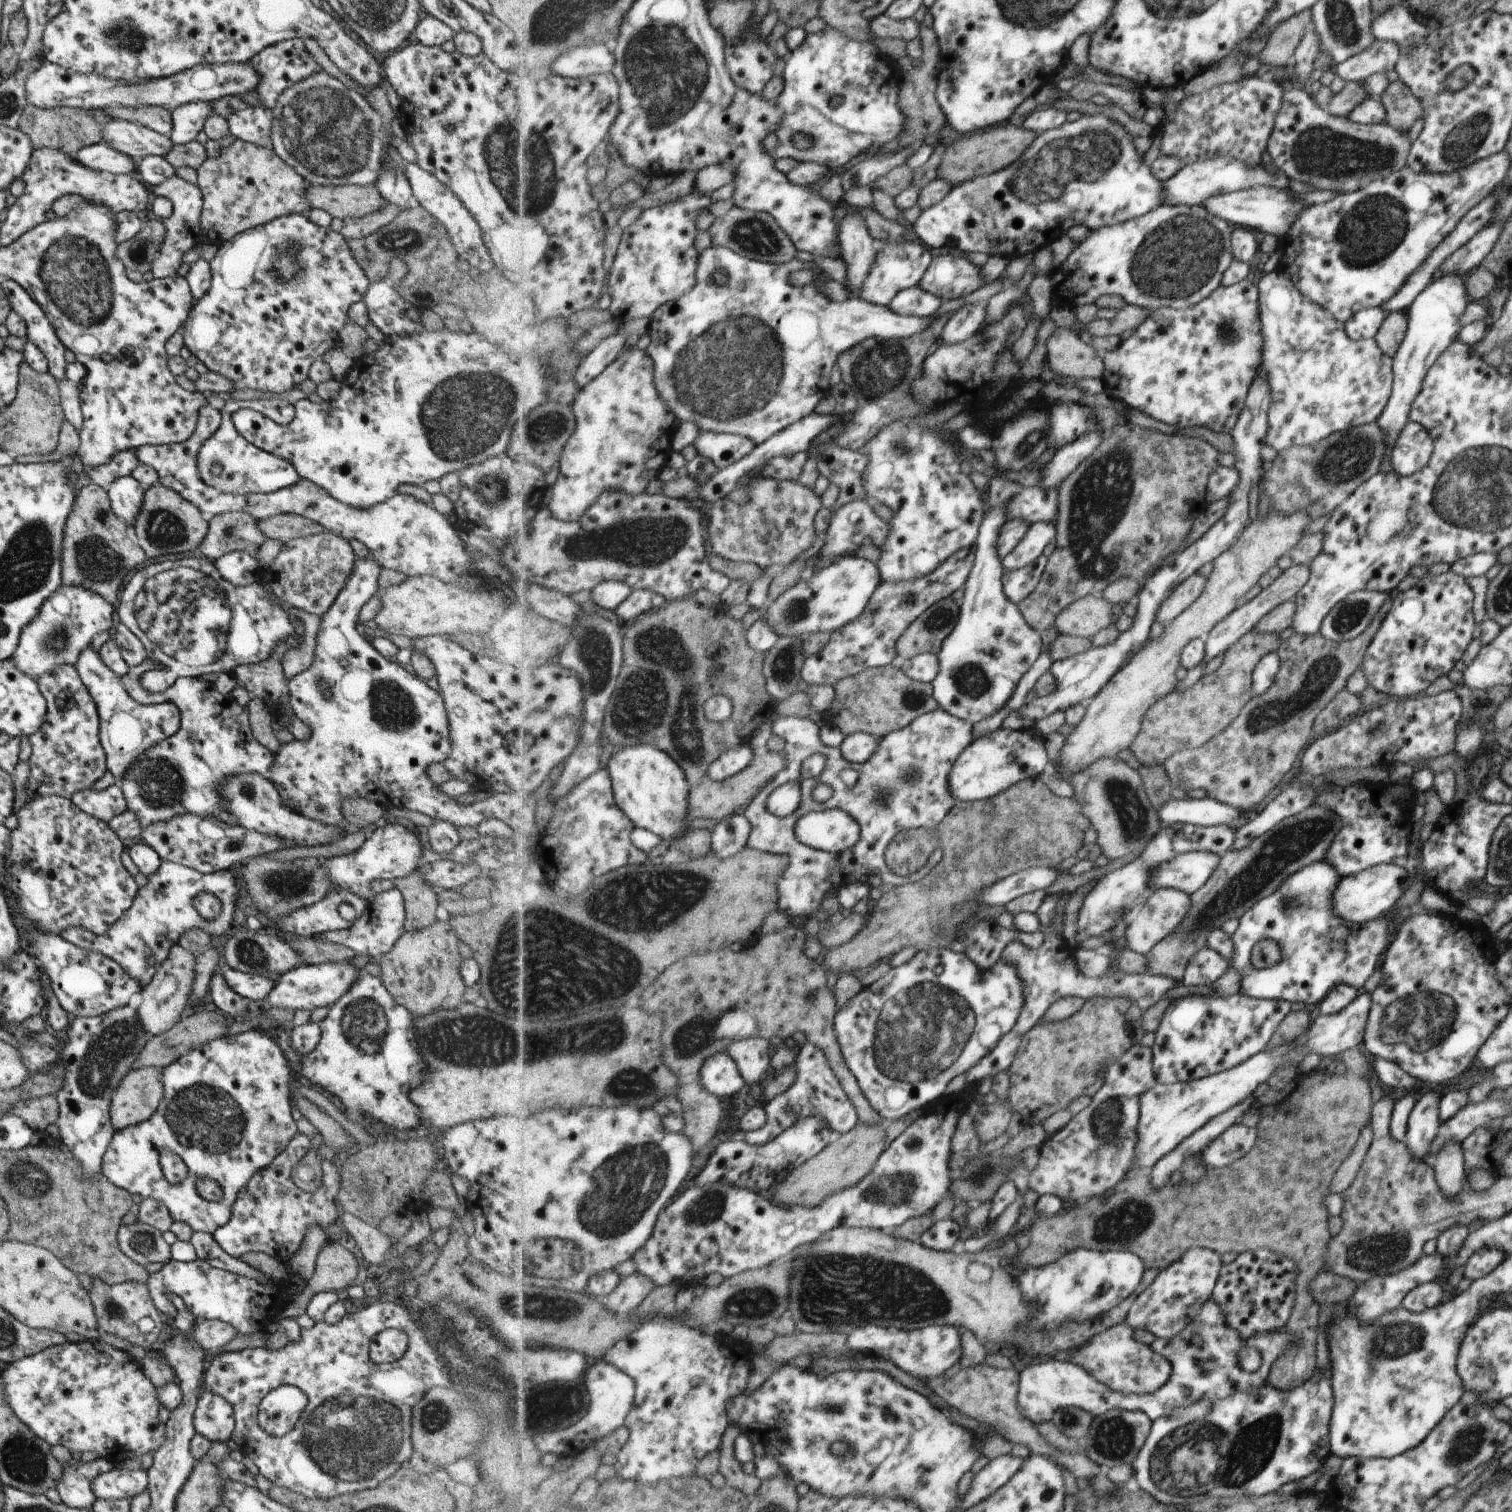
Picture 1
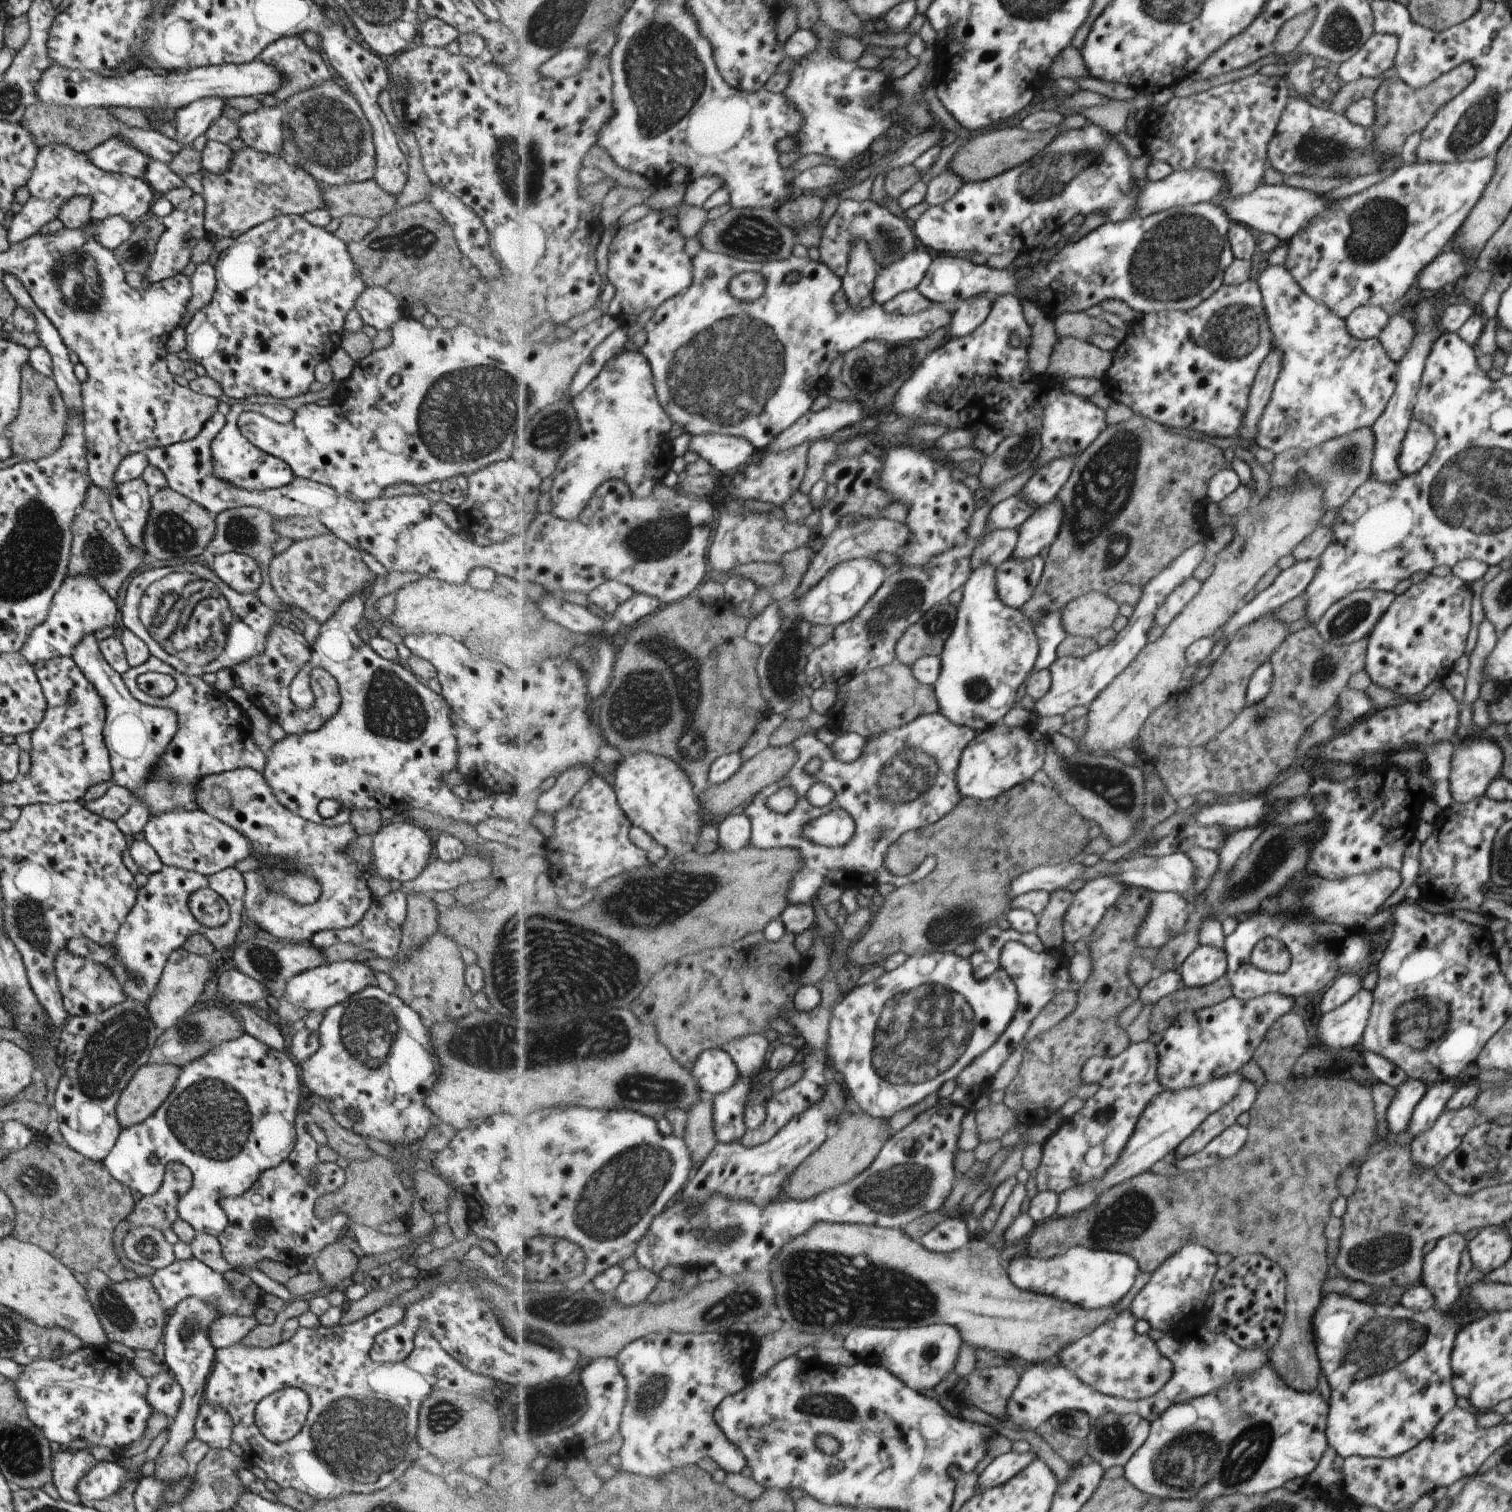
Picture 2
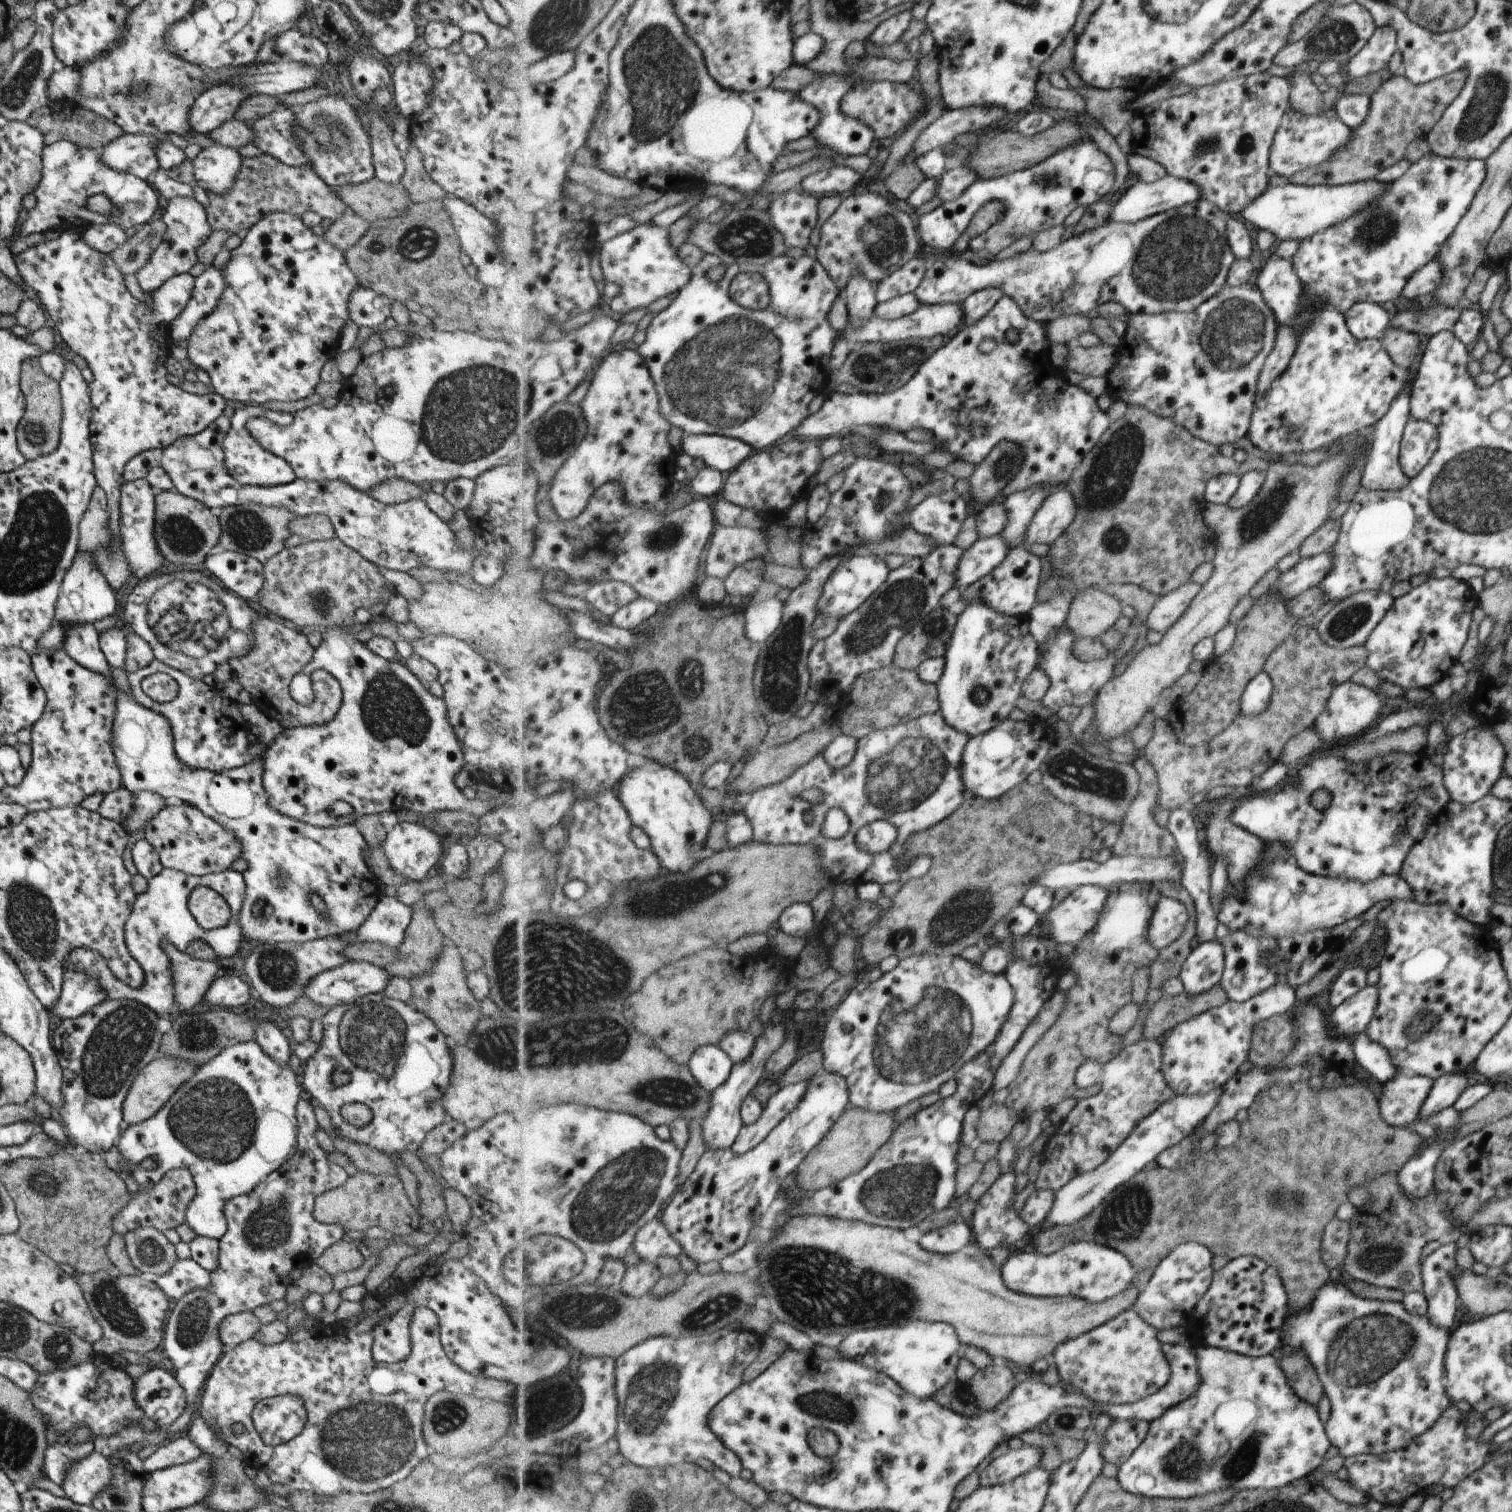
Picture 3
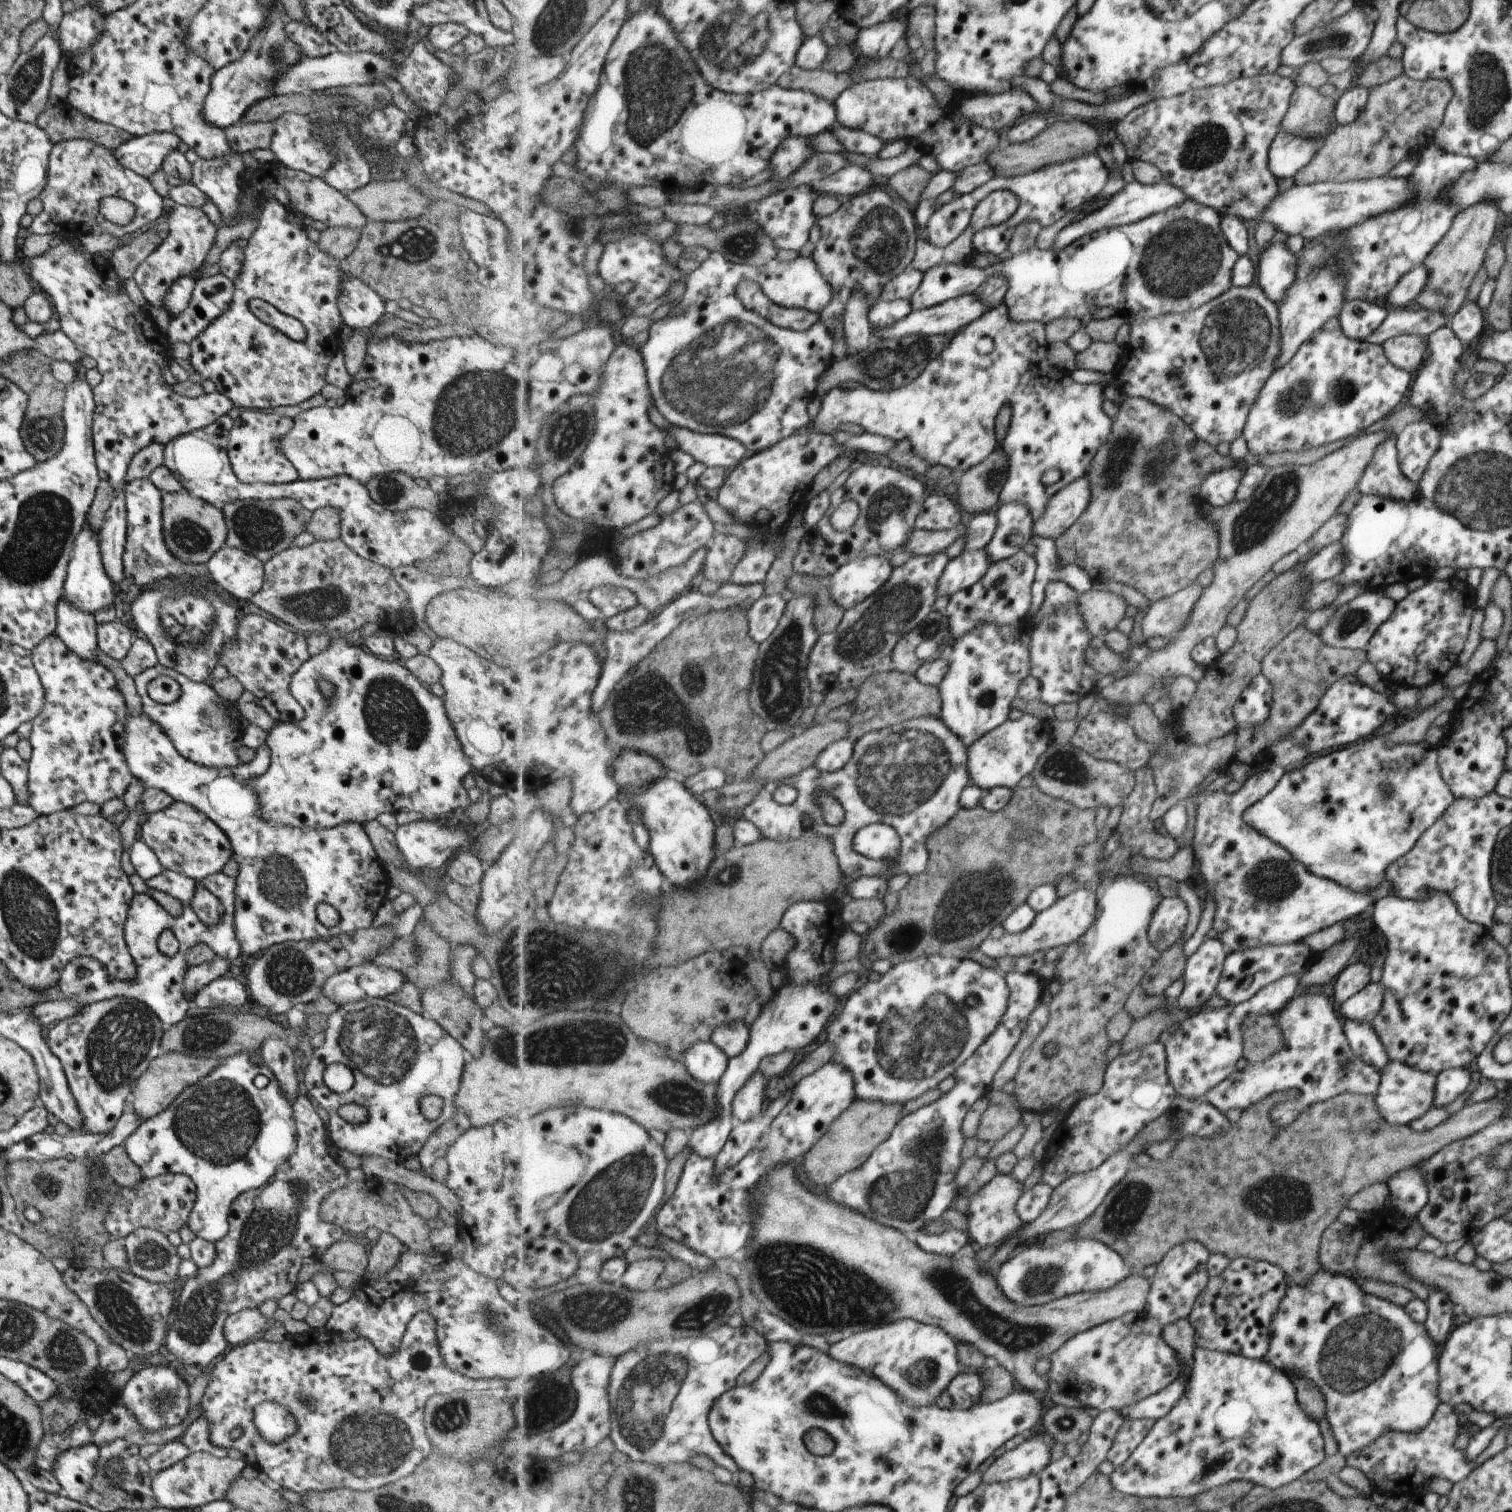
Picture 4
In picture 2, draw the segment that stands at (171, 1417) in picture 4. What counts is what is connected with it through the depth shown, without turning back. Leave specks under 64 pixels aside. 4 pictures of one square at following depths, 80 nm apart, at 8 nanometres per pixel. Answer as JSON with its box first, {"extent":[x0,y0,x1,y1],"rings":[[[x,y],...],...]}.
{"extent":[145,1371,182,1418],"rings":[[[159,1371],[146,1380],[145,1400],[152,1412],[173,1418],[182,1401],[182,1390],[169,1372]]]}

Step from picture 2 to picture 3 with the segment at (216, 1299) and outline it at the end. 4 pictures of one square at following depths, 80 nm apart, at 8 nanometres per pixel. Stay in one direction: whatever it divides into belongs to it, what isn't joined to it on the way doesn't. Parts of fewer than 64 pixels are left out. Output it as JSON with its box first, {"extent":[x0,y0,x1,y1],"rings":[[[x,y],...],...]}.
{"extent":[154,1259,209,1301],"rings":[[[177,1259],[165,1274],[157,1276],[154,1284],[159,1286],[167,1300],[171,1298],[177,1301],[189,1290],[205,1290],[209,1282],[209,1272],[203,1270],[199,1264],[190,1259]]]}

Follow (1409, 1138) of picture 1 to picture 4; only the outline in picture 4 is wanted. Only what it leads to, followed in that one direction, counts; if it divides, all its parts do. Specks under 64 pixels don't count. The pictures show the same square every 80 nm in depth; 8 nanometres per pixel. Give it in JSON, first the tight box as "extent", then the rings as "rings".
{"extent":[1433,1068,1470,1108],"rings":[[[1449,1068],[1448,1071],[1439,1072],[1435,1078],[1433,1106],[1442,1108],[1453,1102],[1465,1091],[1469,1081],[1470,1073],[1465,1068]]]}

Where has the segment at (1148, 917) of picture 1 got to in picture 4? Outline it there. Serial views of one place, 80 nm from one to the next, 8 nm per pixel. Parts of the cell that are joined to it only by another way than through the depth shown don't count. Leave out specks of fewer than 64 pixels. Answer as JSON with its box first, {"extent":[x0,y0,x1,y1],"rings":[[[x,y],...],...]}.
{"extent":[1149,898,1187,952],"rings":[[[1164,898],[1150,924],[1149,939],[1153,946],[1163,952],[1177,944],[1182,938],[1187,916],[1187,908],[1181,898]]]}

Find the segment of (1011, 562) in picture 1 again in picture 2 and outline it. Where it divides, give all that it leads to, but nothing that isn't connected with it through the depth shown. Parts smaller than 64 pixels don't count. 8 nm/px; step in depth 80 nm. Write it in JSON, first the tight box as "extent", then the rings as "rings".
{"extent":[1015,498,1066,557],"rings":[[[1059,498],[1040,506],[1019,528],[1020,539],[1015,557],[1034,557],[1059,536],[1066,514]]]}

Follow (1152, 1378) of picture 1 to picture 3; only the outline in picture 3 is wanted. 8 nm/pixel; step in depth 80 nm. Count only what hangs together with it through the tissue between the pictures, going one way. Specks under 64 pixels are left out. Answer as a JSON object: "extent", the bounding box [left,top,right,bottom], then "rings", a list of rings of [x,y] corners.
{"extent":[1052,1309,1172,1405],"rings":[[[1129,1309],[1099,1328],[1060,1344],[1052,1360],[1059,1378],[1068,1381],[1077,1391],[1081,1391],[1097,1403],[1103,1405],[1134,1403],[1160,1391],[1172,1379],[1172,1365],[1157,1334],[1159,1334],[1157,1327],[1150,1325],[1135,1309]]]}

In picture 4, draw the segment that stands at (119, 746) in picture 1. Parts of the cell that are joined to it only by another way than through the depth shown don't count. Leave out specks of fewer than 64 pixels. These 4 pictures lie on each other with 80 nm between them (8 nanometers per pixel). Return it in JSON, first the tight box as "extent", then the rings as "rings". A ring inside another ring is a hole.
{"extent":[54,597,386,959],"rings":[[[61,597],[56,607],[56,628],[54,634],[63,642],[67,650],[75,656],[82,658],[85,662],[98,662],[95,657],[97,650],[96,623],[92,614],[81,612],[73,608],[65,598]],[[143,712],[137,716],[125,713],[121,722],[123,728],[120,747],[131,778],[140,782],[144,789],[163,790],[167,796],[171,796],[171,800],[193,806],[227,836],[233,852],[231,859],[237,862],[238,867],[237,876],[234,877],[237,888],[233,928],[241,955],[252,956],[253,959],[257,952],[265,951],[265,948],[273,947],[273,944],[329,939],[369,927],[377,908],[385,899],[386,879],[384,868],[369,844],[367,834],[363,832],[361,824],[351,822],[332,828],[301,830],[285,824],[271,825],[267,820],[263,820],[259,812],[257,794],[251,790],[249,782],[261,776],[269,767],[269,748],[265,744],[255,749],[255,757],[247,764],[240,763],[233,768],[207,768],[182,758],[169,742],[169,738],[163,734],[163,730],[148,720]],[[321,902],[333,907],[339,915],[339,920],[333,928],[325,928],[316,918],[315,906]]]}

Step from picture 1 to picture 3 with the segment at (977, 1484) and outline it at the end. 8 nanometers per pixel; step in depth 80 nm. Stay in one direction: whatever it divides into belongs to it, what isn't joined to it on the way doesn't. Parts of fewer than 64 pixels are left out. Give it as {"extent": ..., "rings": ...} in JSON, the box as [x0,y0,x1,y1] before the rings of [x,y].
{"extent":[980,1445,1043,1486],"rings":[[[1025,1445],[1019,1450],[1010,1450],[993,1459],[980,1473],[981,1486],[1000,1485],[1015,1480],[1041,1466],[1043,1457],[1042,1448],[1037,1445]]]}

